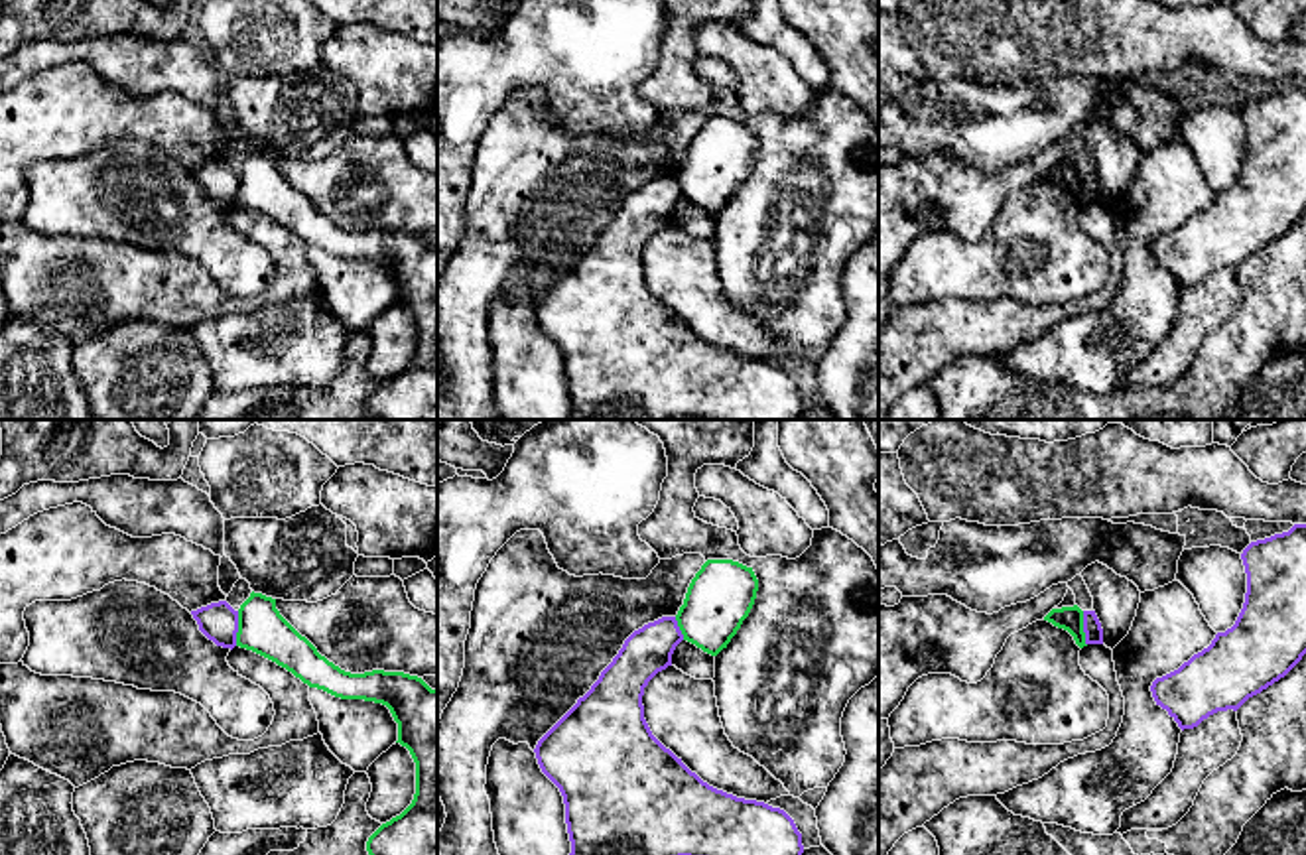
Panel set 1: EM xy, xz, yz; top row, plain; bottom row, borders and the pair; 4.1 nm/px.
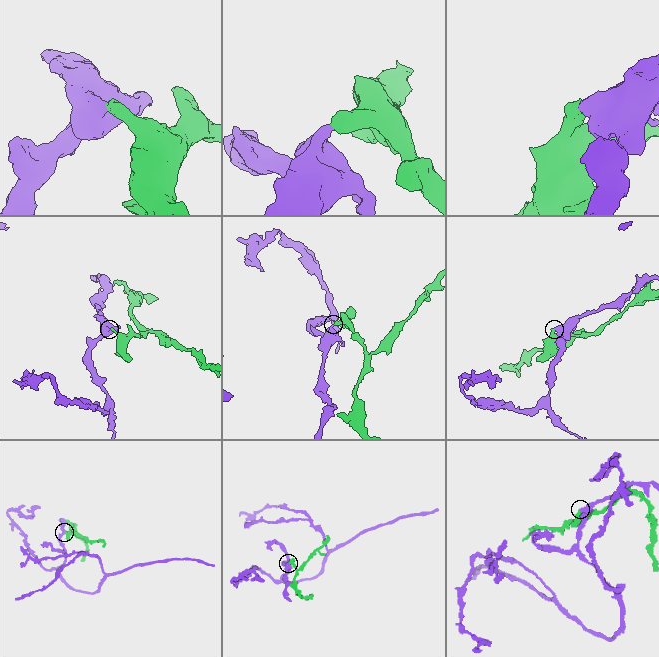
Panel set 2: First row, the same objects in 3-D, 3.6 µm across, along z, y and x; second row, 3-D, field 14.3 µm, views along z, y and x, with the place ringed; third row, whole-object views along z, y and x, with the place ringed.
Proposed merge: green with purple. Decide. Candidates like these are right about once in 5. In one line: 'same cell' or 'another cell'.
another cell

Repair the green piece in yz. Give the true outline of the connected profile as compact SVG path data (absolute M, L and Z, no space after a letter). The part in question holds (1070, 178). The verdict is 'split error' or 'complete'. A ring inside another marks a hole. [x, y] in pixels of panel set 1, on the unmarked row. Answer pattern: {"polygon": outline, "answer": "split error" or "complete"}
{"polygon": "M1077 164L1052 167L1044 175L1044 179L1052 181L1058 187L1068 189L1079 207L1087 205L1085 191L1083 191L1083 169Z", "answer": "complete"}

